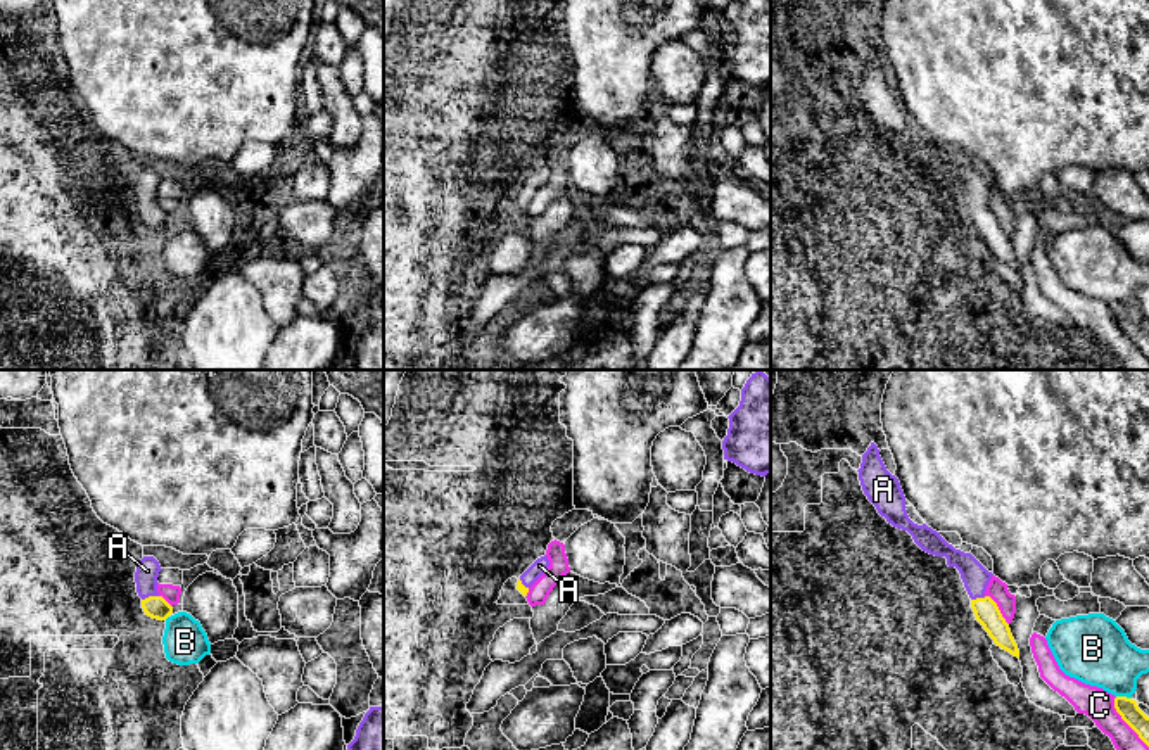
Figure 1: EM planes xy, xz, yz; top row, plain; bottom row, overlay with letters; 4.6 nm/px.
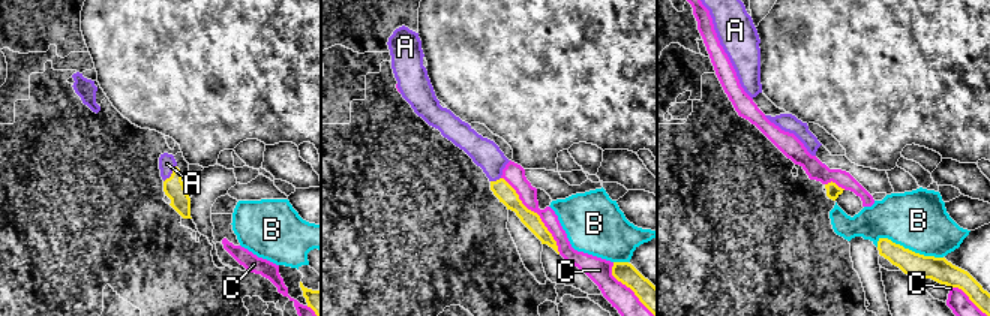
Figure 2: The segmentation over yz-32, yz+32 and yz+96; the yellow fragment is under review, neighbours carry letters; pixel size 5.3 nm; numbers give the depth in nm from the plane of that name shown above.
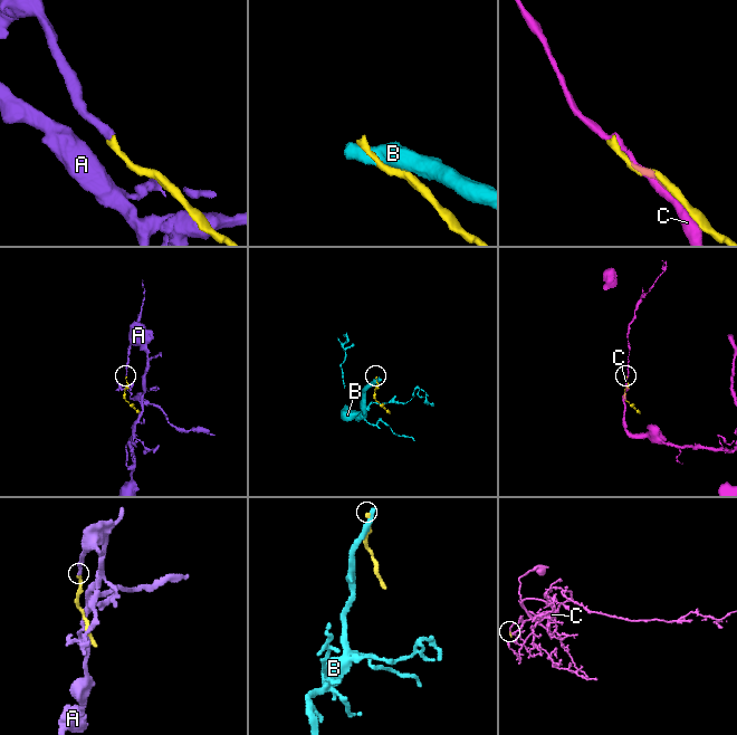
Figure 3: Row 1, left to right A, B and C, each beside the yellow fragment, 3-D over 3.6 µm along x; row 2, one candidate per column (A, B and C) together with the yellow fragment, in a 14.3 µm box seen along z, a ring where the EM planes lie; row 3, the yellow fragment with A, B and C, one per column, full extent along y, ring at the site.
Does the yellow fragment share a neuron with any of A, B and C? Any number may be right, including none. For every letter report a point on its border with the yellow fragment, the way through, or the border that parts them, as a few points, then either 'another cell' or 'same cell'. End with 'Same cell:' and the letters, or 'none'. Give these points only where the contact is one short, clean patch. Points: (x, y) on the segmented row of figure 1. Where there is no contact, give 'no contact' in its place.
A: contact xy (149, 597); way xy (156, 607), (149, 597), (147, 571); same cell
B: contact yz (1123, 697); another cell
C: contact yz (1125, 721); another cell
Same cell: A

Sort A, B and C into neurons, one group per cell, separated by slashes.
A / B / C

